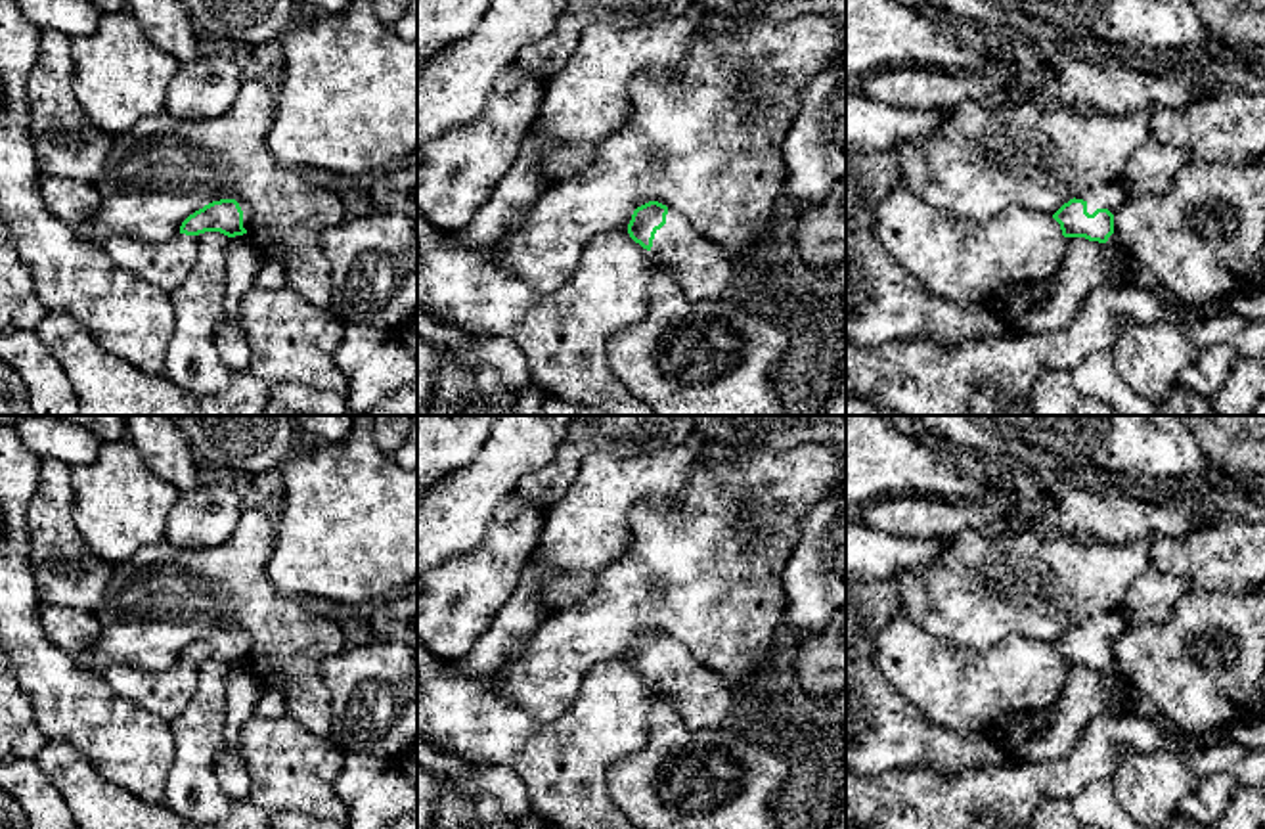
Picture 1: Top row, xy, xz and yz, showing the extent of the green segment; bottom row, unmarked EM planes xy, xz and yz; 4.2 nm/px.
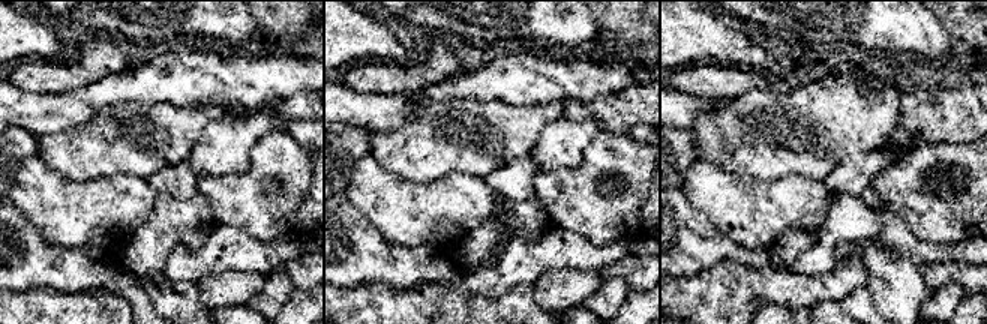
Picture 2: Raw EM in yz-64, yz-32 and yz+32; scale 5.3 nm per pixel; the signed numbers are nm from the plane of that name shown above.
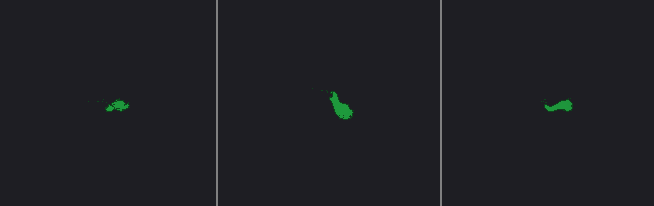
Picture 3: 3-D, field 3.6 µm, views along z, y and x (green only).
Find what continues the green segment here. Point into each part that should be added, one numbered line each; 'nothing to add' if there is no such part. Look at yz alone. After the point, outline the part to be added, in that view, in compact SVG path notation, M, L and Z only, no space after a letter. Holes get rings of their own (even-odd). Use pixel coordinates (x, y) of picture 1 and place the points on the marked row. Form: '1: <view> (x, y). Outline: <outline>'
1: yz (1110, 196). Outline: M1099 182L1081 191L1076 199L1087 203L1087 213L1093 214L1097 209L1108 209L1116 214L1127 201L1127 191L1118 182Z

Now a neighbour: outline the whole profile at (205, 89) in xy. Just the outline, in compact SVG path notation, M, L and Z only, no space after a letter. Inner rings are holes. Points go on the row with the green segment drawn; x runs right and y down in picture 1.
M199 54L172 77L165 113L176 121L218 119L232 111L239 84L239 69L230 57Z

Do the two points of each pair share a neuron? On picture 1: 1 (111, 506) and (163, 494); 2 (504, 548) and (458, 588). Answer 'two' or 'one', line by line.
1: one
2: one

